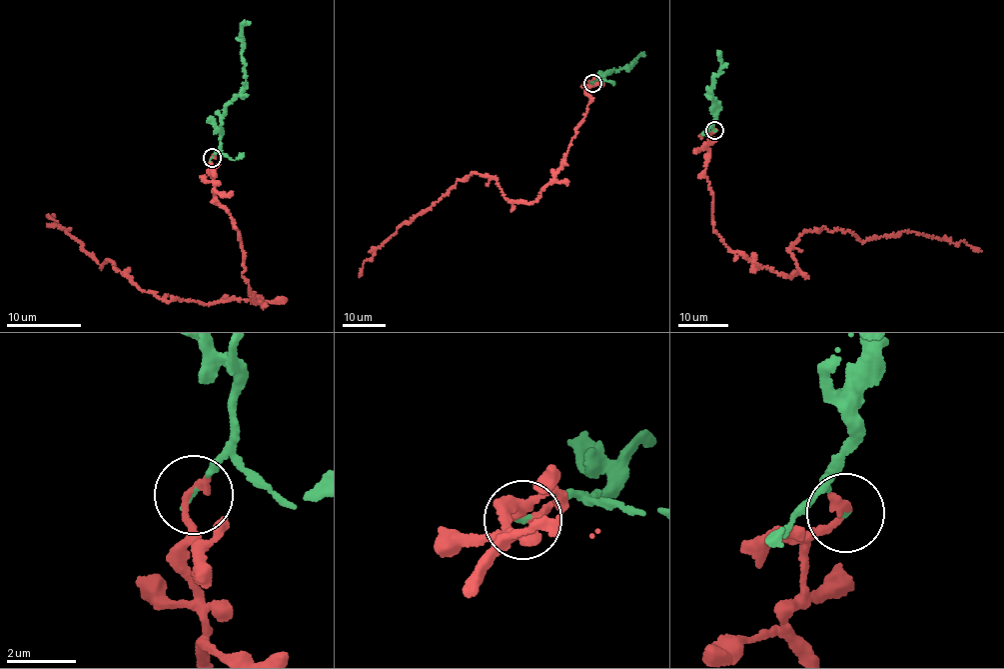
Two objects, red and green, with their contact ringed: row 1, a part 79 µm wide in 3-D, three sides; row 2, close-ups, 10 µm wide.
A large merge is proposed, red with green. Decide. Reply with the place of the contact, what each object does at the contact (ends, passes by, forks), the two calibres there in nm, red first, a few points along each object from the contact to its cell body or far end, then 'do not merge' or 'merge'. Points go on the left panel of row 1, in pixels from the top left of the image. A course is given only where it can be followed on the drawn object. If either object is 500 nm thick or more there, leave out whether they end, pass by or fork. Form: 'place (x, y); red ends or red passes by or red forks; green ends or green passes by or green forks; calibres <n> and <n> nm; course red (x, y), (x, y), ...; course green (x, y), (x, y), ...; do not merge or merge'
place (212, 158); red ends; green ends; calibres 280 and 70 nm; course red (212, 158), (256, 302), (157, 298), (111, 260), (102, 266), (54, 215); course green (212, 158), (220, 147), (224, 107), (245, 84), (243, 26), (250, 22); merge

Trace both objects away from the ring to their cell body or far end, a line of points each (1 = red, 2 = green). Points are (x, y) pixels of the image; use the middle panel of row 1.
1: (592, 82), (561, 168), (538, 197), (510, 201), (494, 176), (473, 173), (397, 227), (358, 277)
2: (592, 82), (602, 79), (612, 69), (630, 67), (640, 55), (645, 56)

